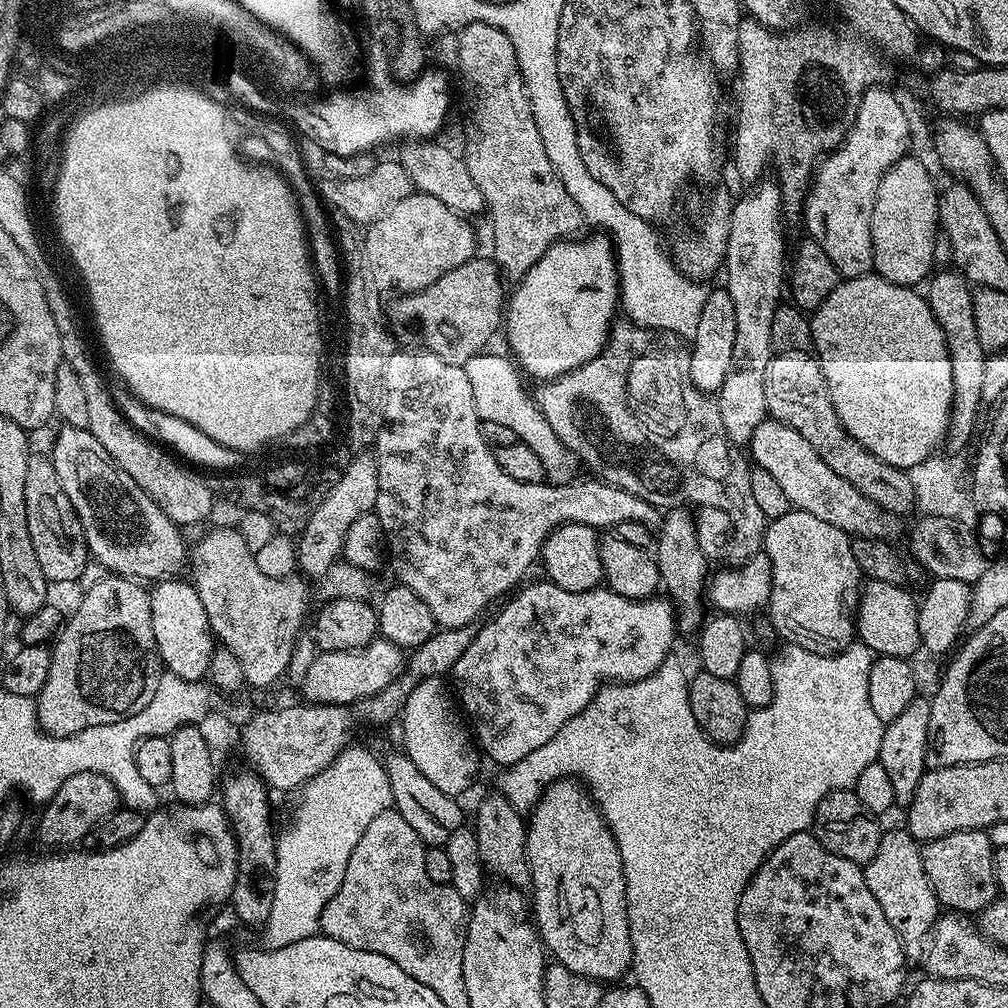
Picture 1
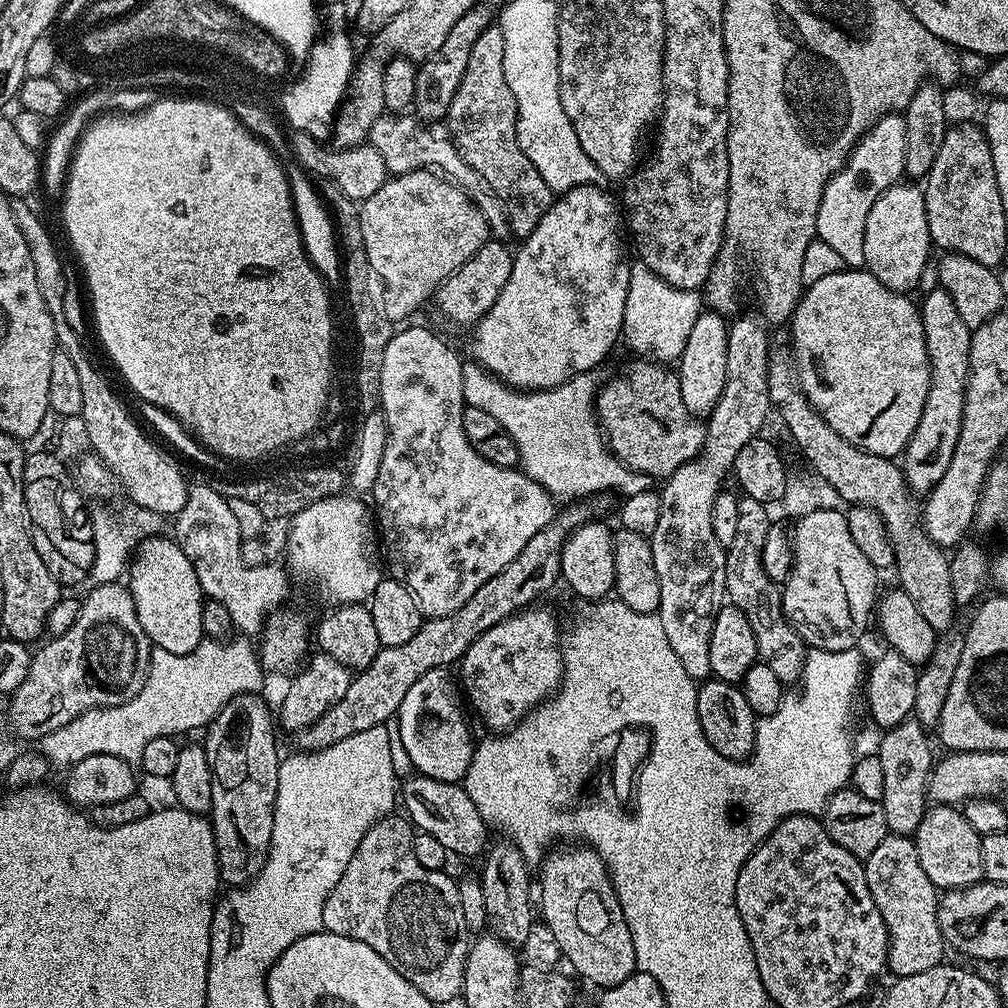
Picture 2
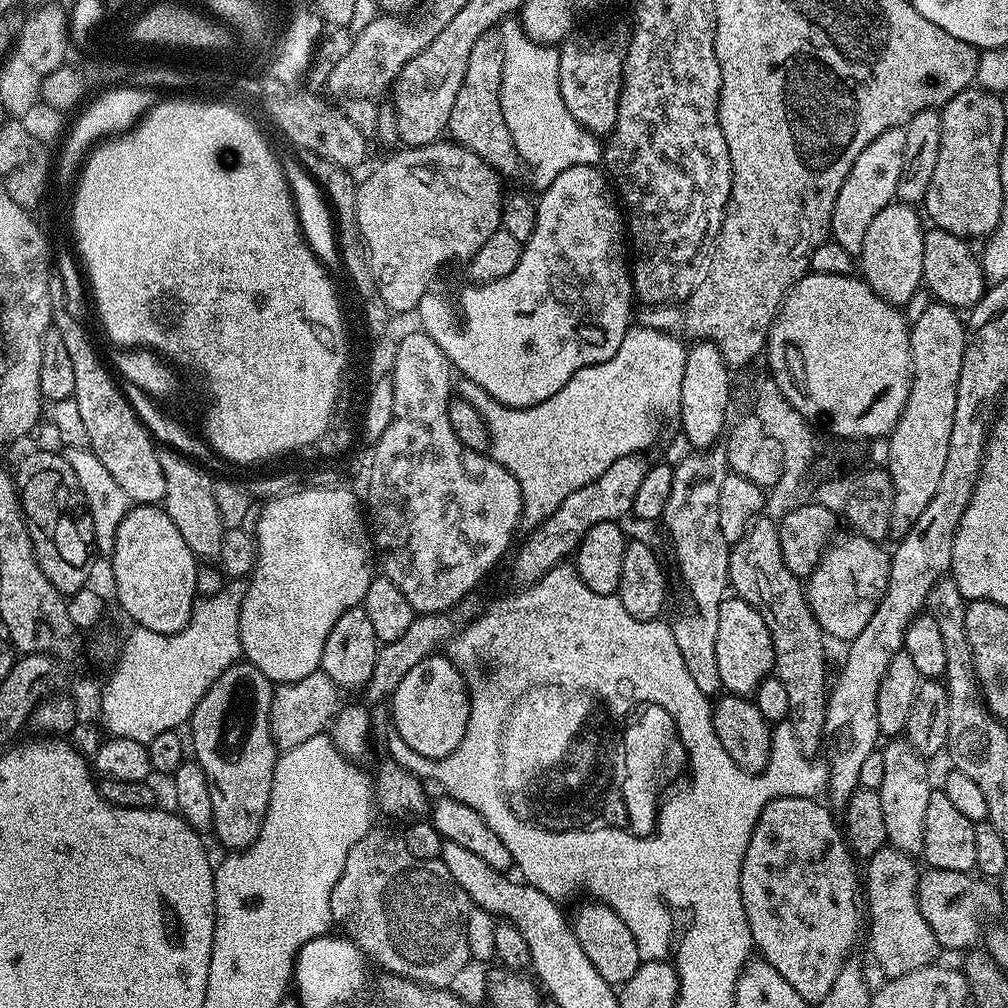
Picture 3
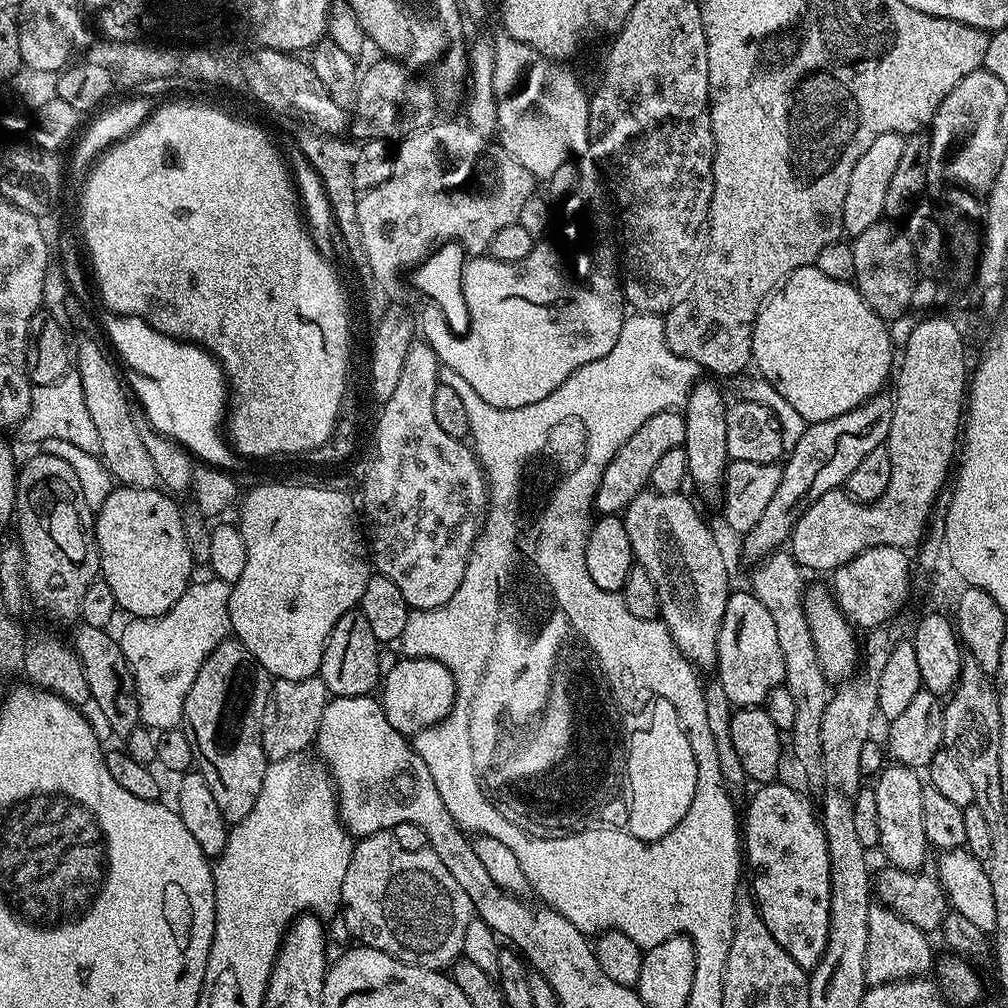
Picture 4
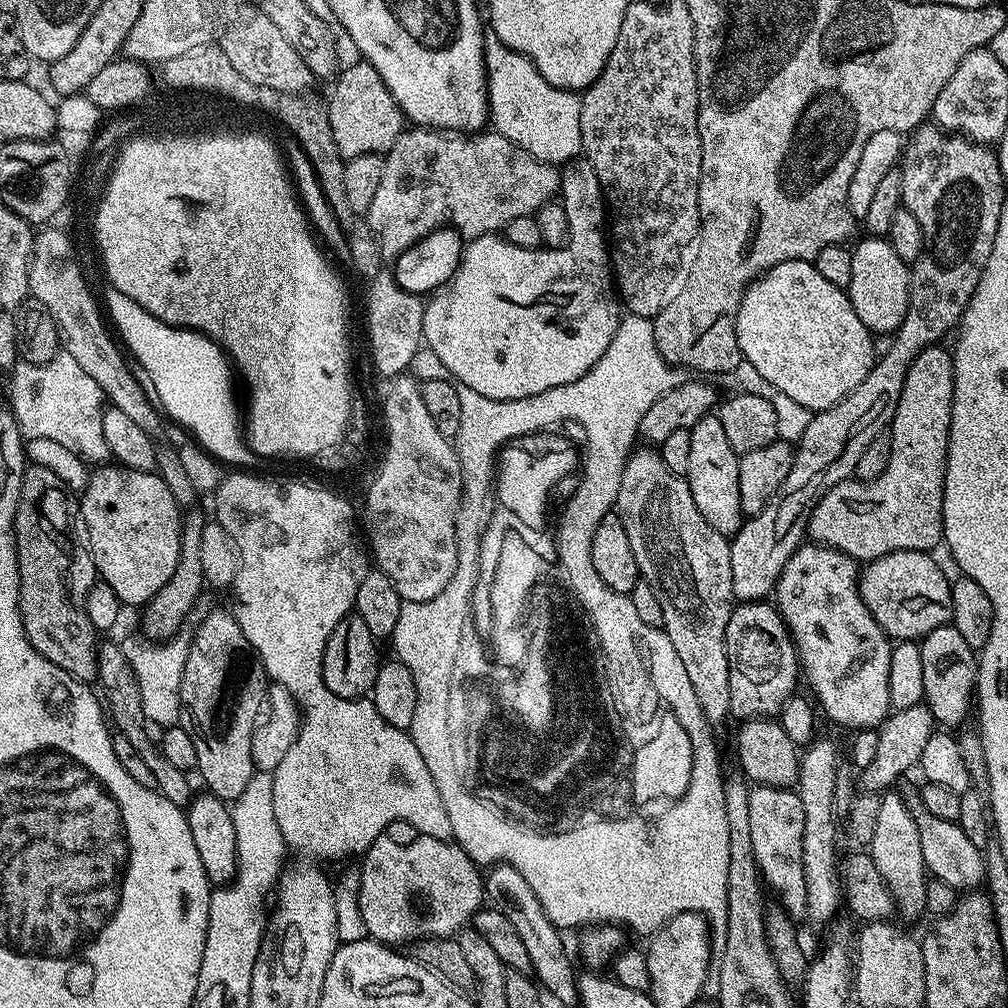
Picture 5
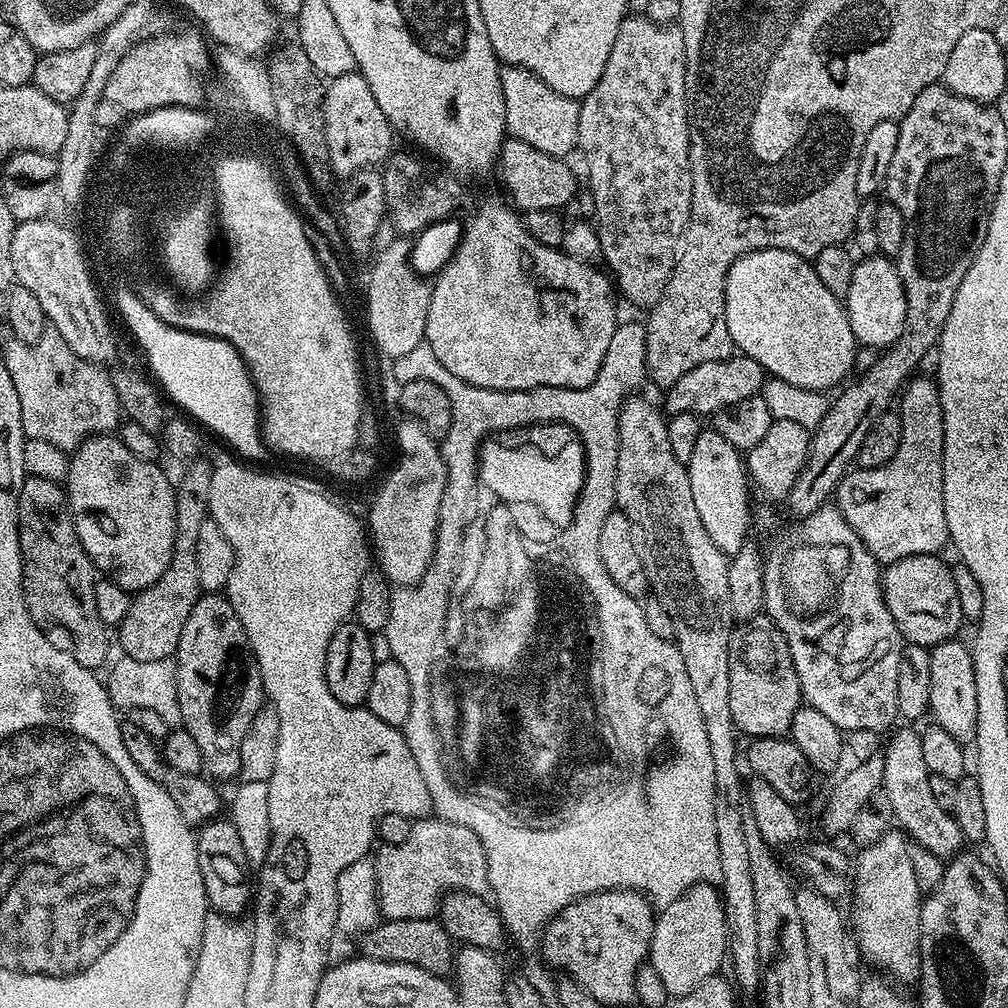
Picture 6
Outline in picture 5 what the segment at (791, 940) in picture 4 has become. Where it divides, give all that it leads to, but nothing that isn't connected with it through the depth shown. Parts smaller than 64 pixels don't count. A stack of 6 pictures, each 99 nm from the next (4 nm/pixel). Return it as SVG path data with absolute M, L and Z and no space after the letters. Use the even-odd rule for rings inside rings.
M756 786L749 791L750 839L763 883L780 899L779 907L792 918L807 917L806 870L802 864L802 836L806 827L800 796L792 788Z

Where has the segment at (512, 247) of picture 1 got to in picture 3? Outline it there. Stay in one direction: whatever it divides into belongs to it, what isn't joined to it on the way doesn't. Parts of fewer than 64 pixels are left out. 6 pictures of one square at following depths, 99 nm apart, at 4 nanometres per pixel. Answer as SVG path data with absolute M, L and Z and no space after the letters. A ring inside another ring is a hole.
M493 30L482 34L466 58L466 78L462 78L462 90L454 98L454 110L450 110L448 132L455 143L470 149L482 158L501 177L508 178L521 171L522 161L516 153L510 130L506 130L506 118L502 114L500 91L502 90L502 70L504 69L504 34Z

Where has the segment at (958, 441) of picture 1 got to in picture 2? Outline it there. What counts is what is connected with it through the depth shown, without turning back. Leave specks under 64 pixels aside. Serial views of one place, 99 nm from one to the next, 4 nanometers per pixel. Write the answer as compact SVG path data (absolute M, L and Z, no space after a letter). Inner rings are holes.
M933 286L918 304L922 318L922 330L926 338L928 365L930 366L930 390L926 394L926 406L922 418L902 453L904 480L916 494L927 494L940 481L950 467L950 457L958 442L958 430L962 430L962 406L968 381L970 342L972 329L962 322L954 298L946 290Z

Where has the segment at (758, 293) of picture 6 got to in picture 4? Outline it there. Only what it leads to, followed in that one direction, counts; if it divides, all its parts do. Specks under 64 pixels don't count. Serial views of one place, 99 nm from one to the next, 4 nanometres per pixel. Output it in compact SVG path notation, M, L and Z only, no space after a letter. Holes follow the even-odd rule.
M815 266L799 268L794 270L792 275L764 301L764 305L760 307L760 313L756 315L756 320L752 324L752 364L760 371L757 373L763 379L768 380L770 386L774 386L774 390L778 390L778 394L782 394L782 398L786 398L786 402L790 402L790 406L794 406L794 410L798 410L798 414L802 414L802 418L806 422L833 420L854 410L860 404L867 404L872 397L882 391L887 380L889 383L894 372L894 356L892 360L894 349L888 327L885 320L862 298L855 283L838 282L834 278L826 278L826 274L822 274L822 270L818 270Z

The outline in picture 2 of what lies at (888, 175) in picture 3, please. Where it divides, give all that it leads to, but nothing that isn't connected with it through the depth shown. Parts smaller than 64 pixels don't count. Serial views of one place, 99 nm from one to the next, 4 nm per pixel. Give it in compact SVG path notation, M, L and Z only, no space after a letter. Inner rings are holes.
M893 114L884 116L856 144L856 149L848 156L844 169L835 172L832 181L822 194L822 202L818 206L818 222L816 235L819 240L826 242L842 258L845 266L852 270L864 268L864 239L866 238L866 218L870 214L870 206L878 202L878 198L904 176L906 162L906 122L903 115Z

